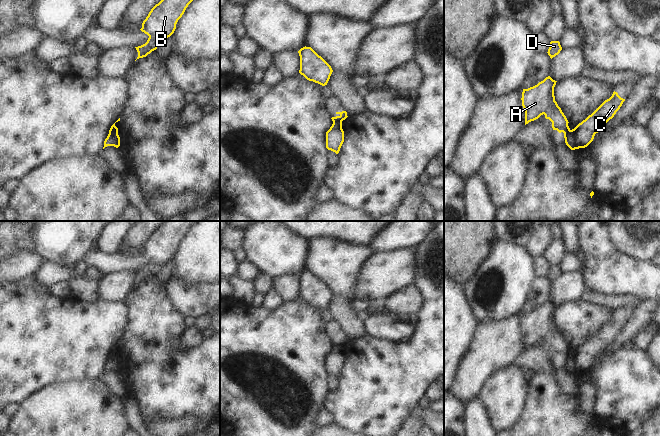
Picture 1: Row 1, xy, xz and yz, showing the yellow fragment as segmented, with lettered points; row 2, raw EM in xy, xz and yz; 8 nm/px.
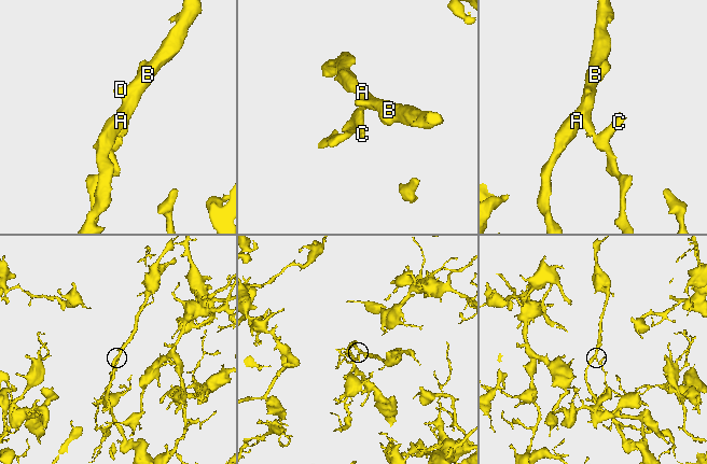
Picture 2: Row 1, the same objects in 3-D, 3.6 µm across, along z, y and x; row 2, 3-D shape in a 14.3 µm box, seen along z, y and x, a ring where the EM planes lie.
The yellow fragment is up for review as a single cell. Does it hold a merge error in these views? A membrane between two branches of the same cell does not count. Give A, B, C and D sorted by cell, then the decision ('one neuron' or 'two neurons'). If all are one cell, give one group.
A B D / C; two neurons

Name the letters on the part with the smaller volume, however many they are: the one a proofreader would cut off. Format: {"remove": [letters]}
{"remove": ["C"]}

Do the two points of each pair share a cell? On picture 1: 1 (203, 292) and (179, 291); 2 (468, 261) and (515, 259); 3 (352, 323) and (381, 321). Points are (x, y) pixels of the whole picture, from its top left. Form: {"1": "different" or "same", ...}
{"1": "same", "2": "different", "3": "different"}

